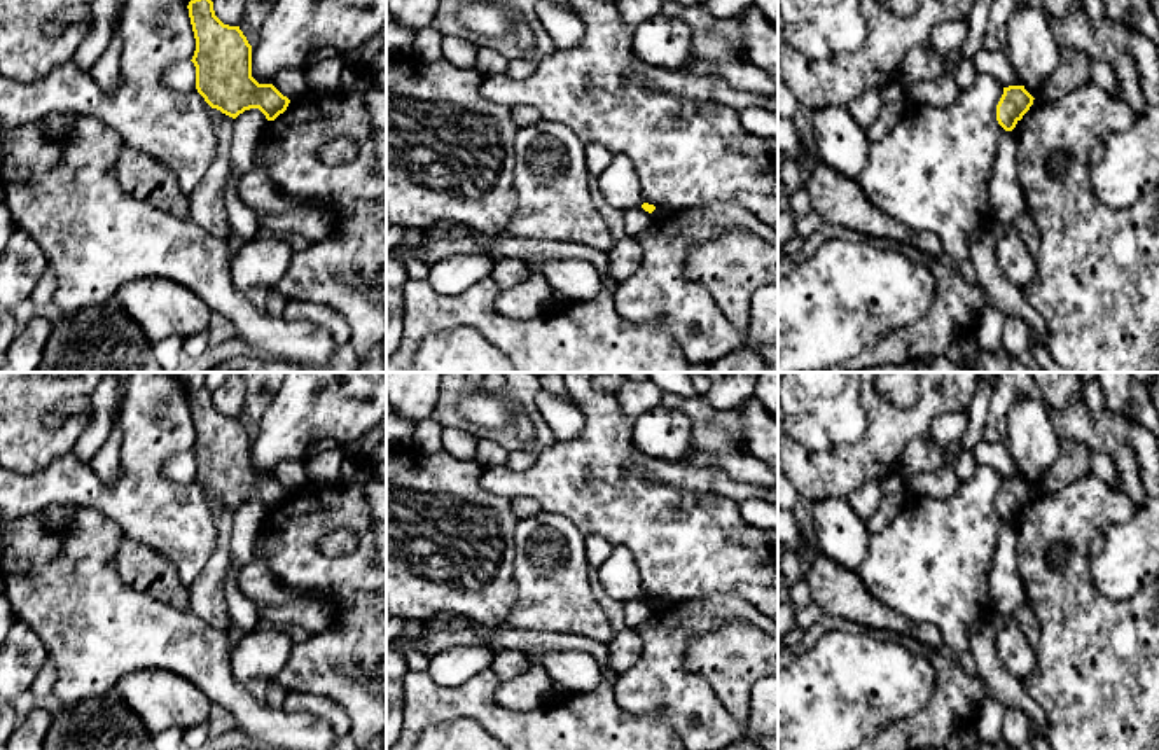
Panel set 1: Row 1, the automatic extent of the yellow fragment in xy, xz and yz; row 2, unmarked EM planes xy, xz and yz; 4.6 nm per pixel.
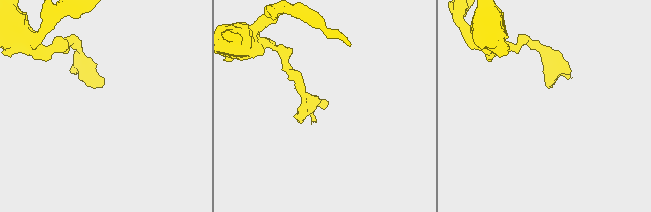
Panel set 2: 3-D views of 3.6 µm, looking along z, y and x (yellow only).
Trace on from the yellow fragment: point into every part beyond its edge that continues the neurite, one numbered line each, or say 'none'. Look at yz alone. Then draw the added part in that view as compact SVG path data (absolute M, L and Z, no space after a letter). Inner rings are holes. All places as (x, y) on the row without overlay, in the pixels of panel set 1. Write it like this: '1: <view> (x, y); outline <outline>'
none

